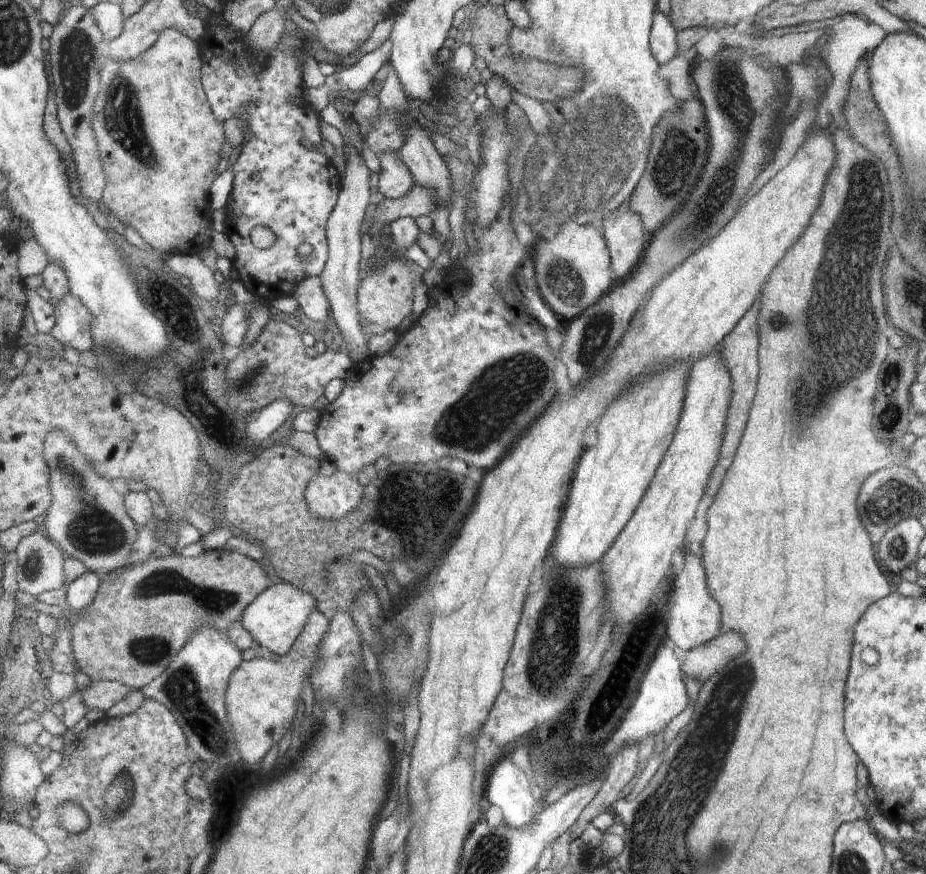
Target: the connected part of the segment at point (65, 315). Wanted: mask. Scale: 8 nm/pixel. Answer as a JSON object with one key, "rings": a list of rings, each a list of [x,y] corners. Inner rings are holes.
{"rings":[[[72,291],[56,306],[58,324],[51,334],[68,348],[80,352],[85,359],[95,348],[92,336],[93,316],[90,310],[82,304],[76,294],[72,294]]]}

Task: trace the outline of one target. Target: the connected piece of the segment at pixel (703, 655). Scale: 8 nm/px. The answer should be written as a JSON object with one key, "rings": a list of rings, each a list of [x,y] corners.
{"rings":[[[725,630],[708,644],[688,650],[683,675],[705,682],[716,672],[726,667],[736,656],[746,650],[743,636],[734,630]]]}

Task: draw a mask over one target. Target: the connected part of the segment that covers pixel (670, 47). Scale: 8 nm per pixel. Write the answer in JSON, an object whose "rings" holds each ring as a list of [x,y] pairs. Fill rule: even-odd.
{"rings":[[[656,12],[651,28],[651,52],[660,65],[674,60],[678,54],[677,31],[670,18]]]}

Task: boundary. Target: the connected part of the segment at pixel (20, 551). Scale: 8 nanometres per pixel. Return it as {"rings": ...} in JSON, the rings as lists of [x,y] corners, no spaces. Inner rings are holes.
{"rings":[[[39,529],[31,536],[23,538],[16,552],[19,558],[17,579],[20,590],[40,598],[46,592],[63,589],[67,586],[65,552],[58,542],[50,538],[45,529]]]}

